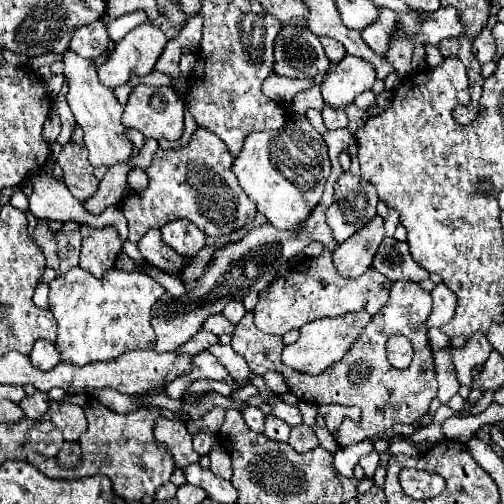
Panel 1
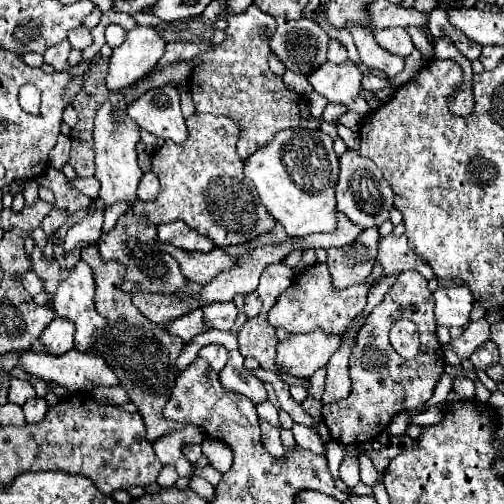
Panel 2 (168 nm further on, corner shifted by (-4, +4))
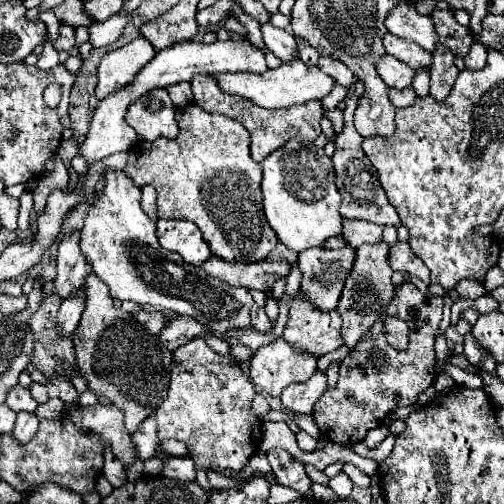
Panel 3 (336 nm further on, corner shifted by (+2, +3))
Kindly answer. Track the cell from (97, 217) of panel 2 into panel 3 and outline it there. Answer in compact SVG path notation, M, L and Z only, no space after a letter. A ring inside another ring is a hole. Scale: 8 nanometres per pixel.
M72 232L62 238L58 248L58 276L54 280L54 294L66 298L72 290L86 284L86 276L92 272L90 264L84 260L80 250L80 234Z

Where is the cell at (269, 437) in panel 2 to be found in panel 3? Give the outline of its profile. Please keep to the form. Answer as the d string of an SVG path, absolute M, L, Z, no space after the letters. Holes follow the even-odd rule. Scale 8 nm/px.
M284 448L270 450L268 460L270 460L270 466L272 466L276 478L278 478L278 484L296 490L302 498L312 496L312 482L306 476L304 466L298 460L290 458Z

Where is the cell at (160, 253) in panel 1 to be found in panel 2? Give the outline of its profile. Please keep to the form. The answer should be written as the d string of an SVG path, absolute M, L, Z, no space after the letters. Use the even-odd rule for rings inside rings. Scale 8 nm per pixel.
M156 241L156 245L160 247L162 253L170 253L178 261L180 271L188 281L196 281L200 285L208 283L212 277L216 277L220 271L226 271L234 263L234 259L220 247L214 247L208 253L200 253L200 251L184 251L172 247L170 243L160 241Z

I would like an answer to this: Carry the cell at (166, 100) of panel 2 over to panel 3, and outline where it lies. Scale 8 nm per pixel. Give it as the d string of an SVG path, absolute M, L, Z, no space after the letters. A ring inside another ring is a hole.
M154 88L134 100L126 112L126 122L136 130L140 140L176 138L178 124L174 120L174 104L164 88Z

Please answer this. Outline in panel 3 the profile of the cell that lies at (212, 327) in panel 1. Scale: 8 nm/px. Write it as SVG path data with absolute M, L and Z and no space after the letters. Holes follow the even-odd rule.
M142 310L142 312L134 312L132 314L148 332L152 332L152 334L158 334L164 326L166 326L166 316L162 314L162 312L146 312L146 310Z

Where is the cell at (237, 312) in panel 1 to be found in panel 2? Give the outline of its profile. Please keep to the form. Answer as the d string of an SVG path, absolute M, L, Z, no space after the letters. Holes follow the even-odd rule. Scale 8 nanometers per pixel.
M234 301L212 303L212 305L204 307L204 319L212 329L230 331L236 323L236 317L238 317L238 307Z

